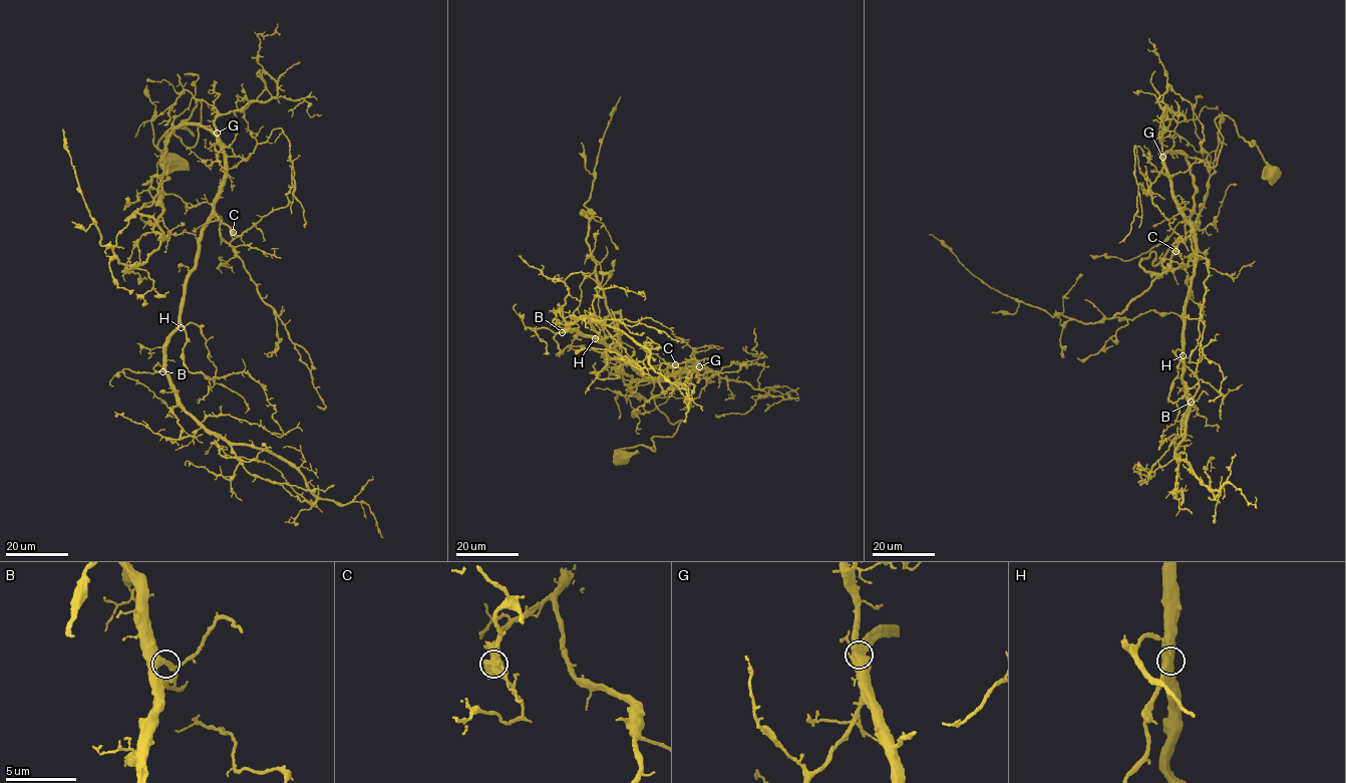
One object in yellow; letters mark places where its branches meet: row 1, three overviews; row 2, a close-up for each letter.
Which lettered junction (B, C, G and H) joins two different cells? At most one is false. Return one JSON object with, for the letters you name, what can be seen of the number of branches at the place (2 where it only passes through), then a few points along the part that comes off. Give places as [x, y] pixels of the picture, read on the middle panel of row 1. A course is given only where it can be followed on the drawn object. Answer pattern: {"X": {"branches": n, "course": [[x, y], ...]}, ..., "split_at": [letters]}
{"split_at": []}

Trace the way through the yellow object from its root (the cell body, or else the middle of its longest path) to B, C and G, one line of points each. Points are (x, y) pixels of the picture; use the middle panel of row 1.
B: (622, 456), (676, 432), (682, 420), (658, 410), (654, 383), (695, 368), (645, 376), (596, 338), (562, 332)
C: (622, 456), (677, 431), (682, 420), (668, 422), (652, 393), (695, 369), (661, 377), (675, 364)
G: (622, 456), (673, 435), (682, 420), (658, 410), (654, 383), (699, 366)

